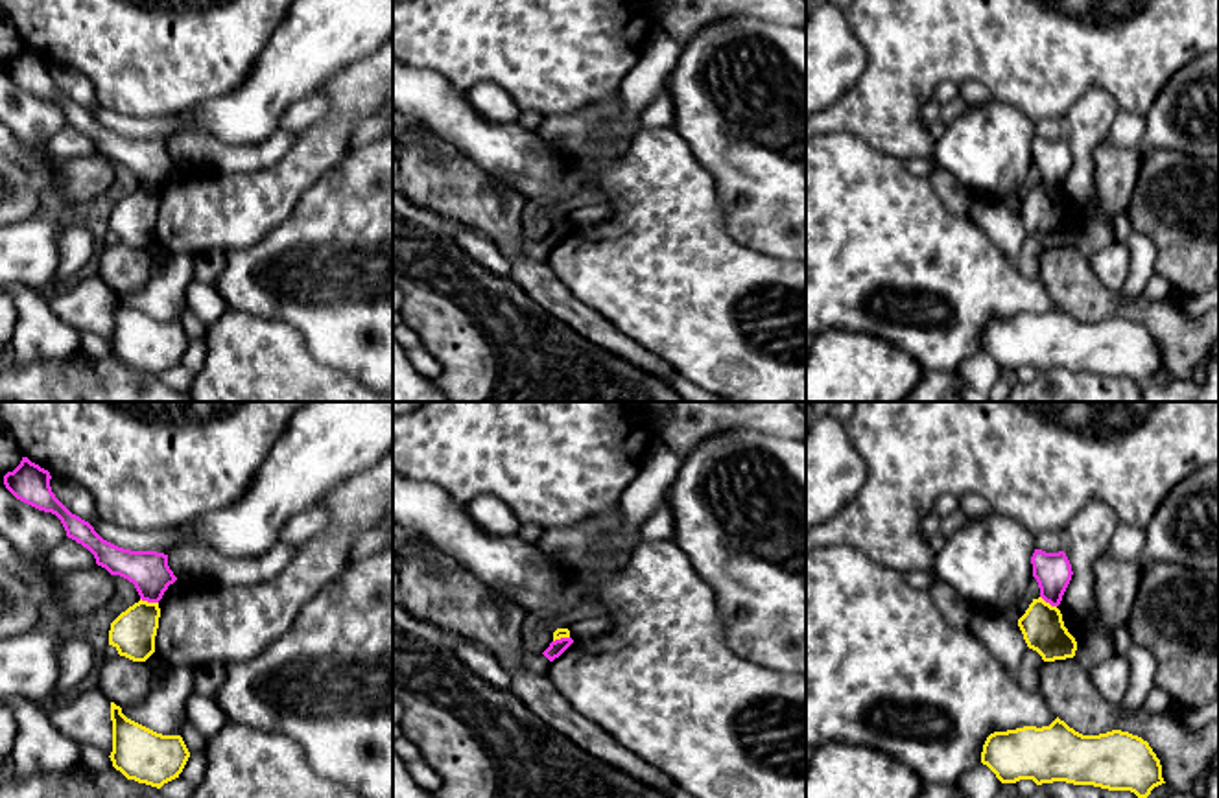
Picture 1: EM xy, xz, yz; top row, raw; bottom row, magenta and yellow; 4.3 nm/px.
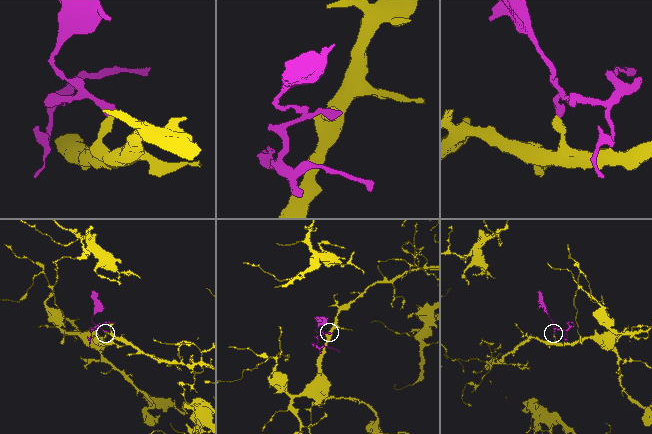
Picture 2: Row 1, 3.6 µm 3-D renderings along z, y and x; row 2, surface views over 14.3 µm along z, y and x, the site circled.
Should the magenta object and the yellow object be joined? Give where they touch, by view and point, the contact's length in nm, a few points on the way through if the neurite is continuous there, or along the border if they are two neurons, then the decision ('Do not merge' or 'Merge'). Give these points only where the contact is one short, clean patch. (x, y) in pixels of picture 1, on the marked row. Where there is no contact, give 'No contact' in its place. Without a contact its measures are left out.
Touches magenta at xy (150, 601). Shared border 80 nm. Boundary: xy (141, 598), (157, 603). Do not merge

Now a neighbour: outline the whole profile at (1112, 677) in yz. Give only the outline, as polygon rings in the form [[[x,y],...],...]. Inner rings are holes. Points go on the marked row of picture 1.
[[[1110,656],[1090,671],[1090,680],[1110,704],[1121,704],[1130,686],[1130,663],[1127,656]]]

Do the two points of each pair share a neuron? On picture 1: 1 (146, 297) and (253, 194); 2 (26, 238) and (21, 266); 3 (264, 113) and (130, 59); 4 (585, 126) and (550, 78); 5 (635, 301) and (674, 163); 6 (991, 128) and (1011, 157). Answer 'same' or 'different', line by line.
1: different
2: same
3: different
4: different
5: same
6: same

